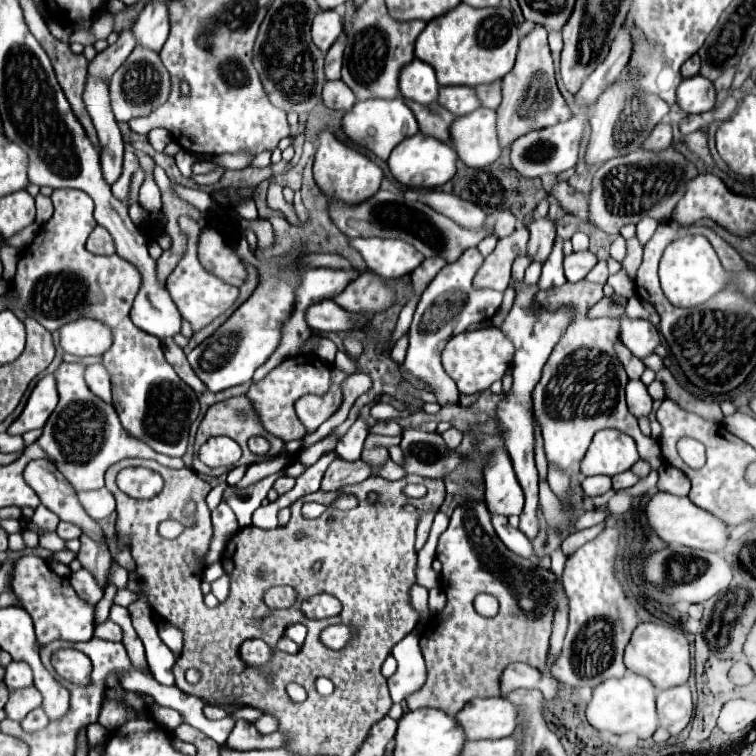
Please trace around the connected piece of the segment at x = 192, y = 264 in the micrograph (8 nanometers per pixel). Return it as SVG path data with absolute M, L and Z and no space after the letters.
M182 215L178 217L178 223L182 227L182 231L188 233L188 249L184 253L184 257L180 259L180 263L176 265L176 269L170 273L168 281L166 281L166 287L168 287L168 293L172 297L172 301L176 303L178 311L182 313L184 319L190 321L192 329L194 331L200 331L202 327L206 327L208 323L212 323L218 315L222 315L226 309L230 309L236 299L238 299L238 288L228 285L228 283L222 283L222 279L218 279L214 273L210 273L208 269L202 267L200 259L198 259L198 241L200 241L200 235L204 231L204 227L210 227L210 225L216 225L218 223L218 217L212 215L212 219L208 219L206 225L200 225L196 219L188 217L188 215Z

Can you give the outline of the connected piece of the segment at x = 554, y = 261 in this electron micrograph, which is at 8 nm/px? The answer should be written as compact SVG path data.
M558 237L550 257L546 259L546 263L542 267L542 275L540 275L540 281L538 281L540 291L548 291L552 287L560 287L560 285L566 283L564 269L562 269L562 257L564 257L562 255L562 239Z

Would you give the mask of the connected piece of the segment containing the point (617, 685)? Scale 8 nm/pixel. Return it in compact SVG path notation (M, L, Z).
M628 671L620 679L606 679L594 689L592 701L586 707L586 719L598 731L610 733L636 733L642 739L648 739L658 729L658 715L656 715L656 687L650 679Z

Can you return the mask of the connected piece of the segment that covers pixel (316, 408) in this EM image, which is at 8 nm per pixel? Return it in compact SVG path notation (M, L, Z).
M334 367L332 371L332 385L328 393L322 397L305 395L295 404L298 419L304 424L306 433L312 433L340 407L343 401L341 384L346 379L346 374Z

